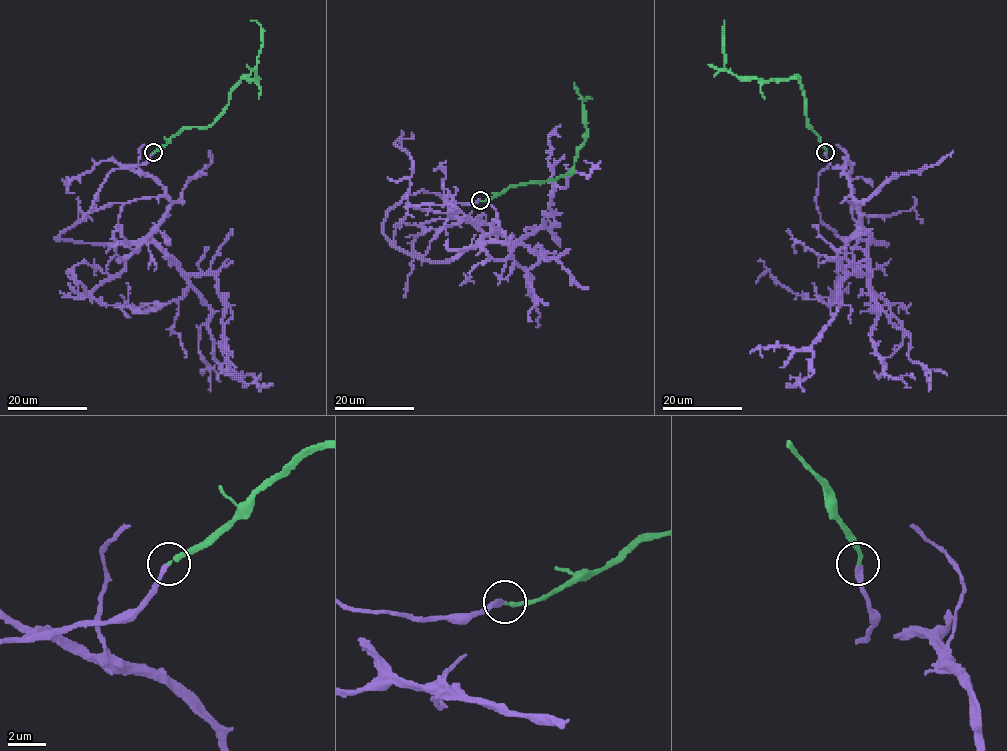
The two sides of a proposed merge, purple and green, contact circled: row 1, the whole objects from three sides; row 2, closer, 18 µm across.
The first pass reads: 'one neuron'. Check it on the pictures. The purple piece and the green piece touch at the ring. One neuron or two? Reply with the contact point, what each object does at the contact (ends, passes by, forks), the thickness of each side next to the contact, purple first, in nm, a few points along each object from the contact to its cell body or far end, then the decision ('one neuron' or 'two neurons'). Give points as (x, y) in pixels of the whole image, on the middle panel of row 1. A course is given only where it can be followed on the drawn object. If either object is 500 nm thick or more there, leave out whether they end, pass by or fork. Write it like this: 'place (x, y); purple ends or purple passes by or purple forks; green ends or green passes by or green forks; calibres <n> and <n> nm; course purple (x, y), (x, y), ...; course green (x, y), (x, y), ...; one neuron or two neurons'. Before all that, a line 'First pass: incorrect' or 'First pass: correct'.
First pass: correct
place (480, 200); purple ends; green ends; calibres 240 and 200 nm; course purple (480, 200), (420, 190), (382, 232), (430, 260), (510, 244), (551, 211), (552, 187), (589, 174), (585, 160); course green (480, 200), (487, 200), (512, 185), (556, 179), (570, 170), (587, 132), (582, 103), (590, 97), (578, 99); one neuron

